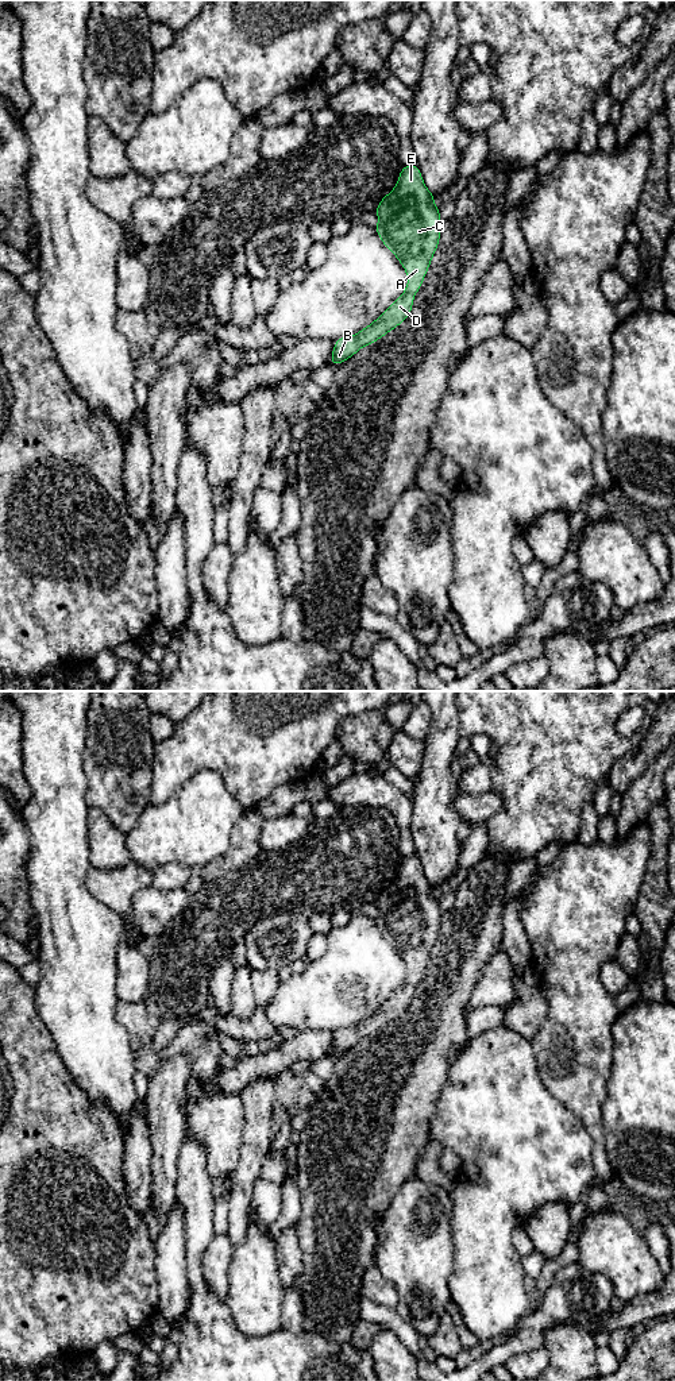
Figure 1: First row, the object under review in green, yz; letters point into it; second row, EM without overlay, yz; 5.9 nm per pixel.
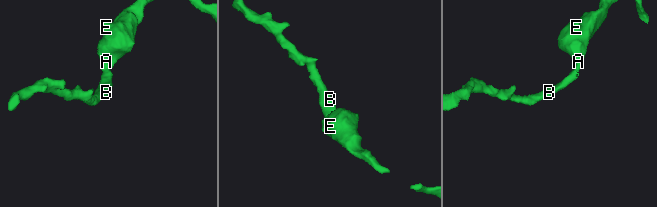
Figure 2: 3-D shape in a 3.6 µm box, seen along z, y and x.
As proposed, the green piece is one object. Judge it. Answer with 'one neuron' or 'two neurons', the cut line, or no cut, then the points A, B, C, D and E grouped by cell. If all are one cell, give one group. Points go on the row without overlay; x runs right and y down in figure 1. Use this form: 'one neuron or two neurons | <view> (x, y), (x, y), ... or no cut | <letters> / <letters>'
one neuron | no cut | A B C D E

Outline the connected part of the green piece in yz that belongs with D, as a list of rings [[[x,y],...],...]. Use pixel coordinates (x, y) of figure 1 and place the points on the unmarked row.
[[[416,855],[401,859],[396,879],[382,888],[374,902],[379,910],[374,921],[404,957],[408,977],[373,1015],[352,1027],[336,1030],[329,1056],[342,1056],[362,1038],[375,1034],[397,1019],[410,1006],[413,988],[421,980],[439,938],[441,913],[440,900],[433,895],[435,890],[424,876]]]

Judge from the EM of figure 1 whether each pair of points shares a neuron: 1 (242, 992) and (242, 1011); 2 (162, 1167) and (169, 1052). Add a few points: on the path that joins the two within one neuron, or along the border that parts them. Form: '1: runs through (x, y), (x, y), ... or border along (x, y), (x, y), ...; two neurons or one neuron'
1: runs through (242, 996), (242, 1007); one neuron
2: border along (158, 1061), (186, 1056), (189, 1059), (191, 1079); two neurons

